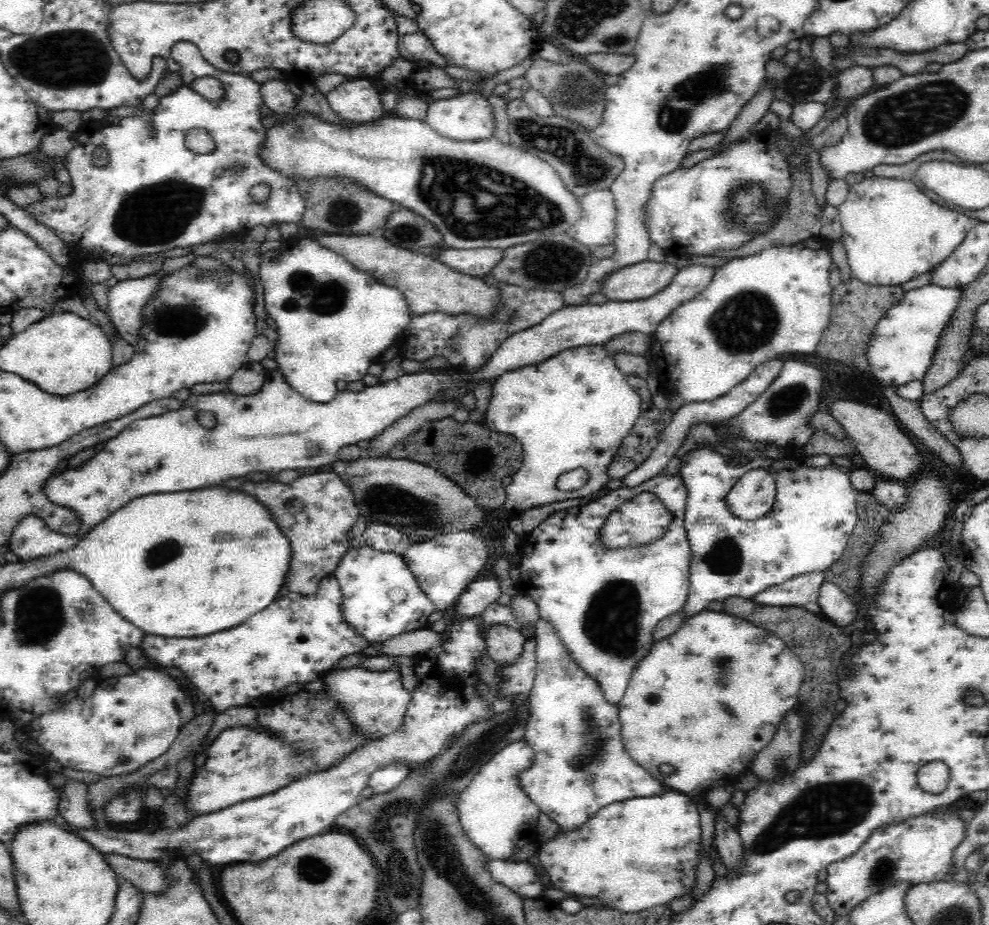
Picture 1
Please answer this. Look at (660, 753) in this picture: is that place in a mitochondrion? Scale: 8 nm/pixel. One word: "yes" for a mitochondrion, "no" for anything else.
no

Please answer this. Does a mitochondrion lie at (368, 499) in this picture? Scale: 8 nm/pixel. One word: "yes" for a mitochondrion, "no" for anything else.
yes

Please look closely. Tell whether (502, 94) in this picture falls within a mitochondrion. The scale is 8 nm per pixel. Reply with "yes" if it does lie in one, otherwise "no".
no

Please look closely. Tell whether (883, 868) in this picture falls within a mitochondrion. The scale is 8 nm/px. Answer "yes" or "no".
yes

